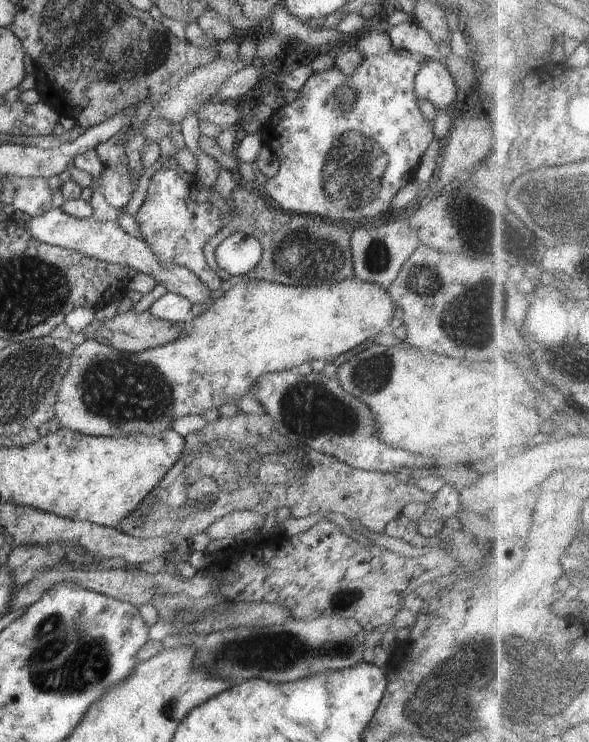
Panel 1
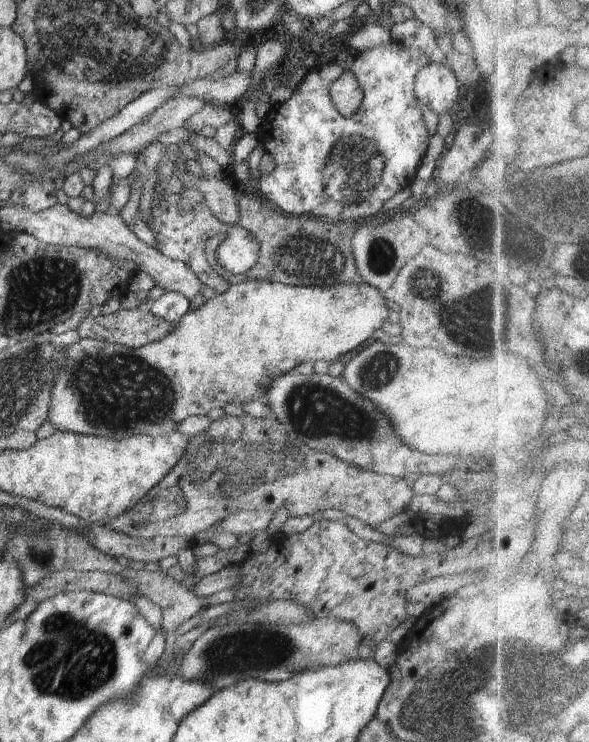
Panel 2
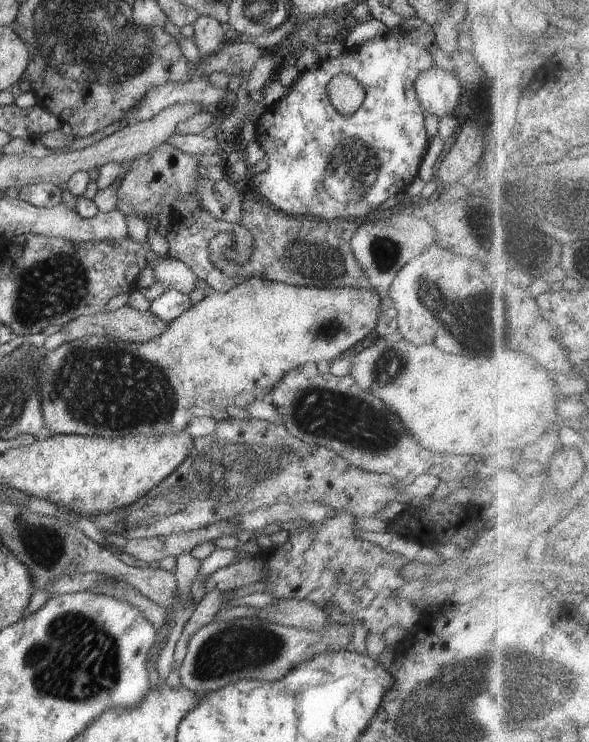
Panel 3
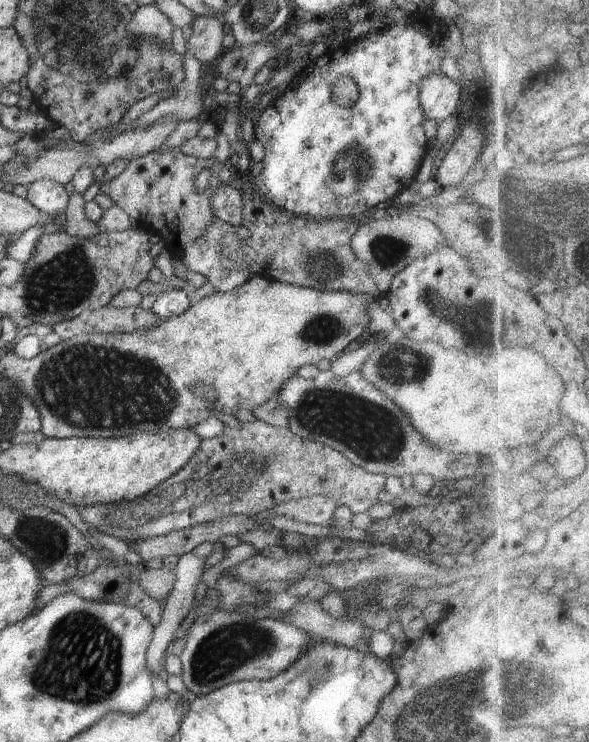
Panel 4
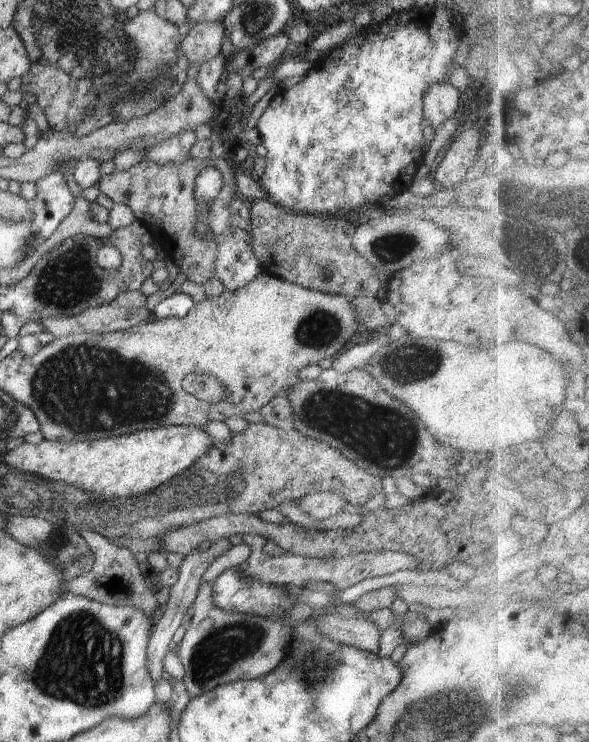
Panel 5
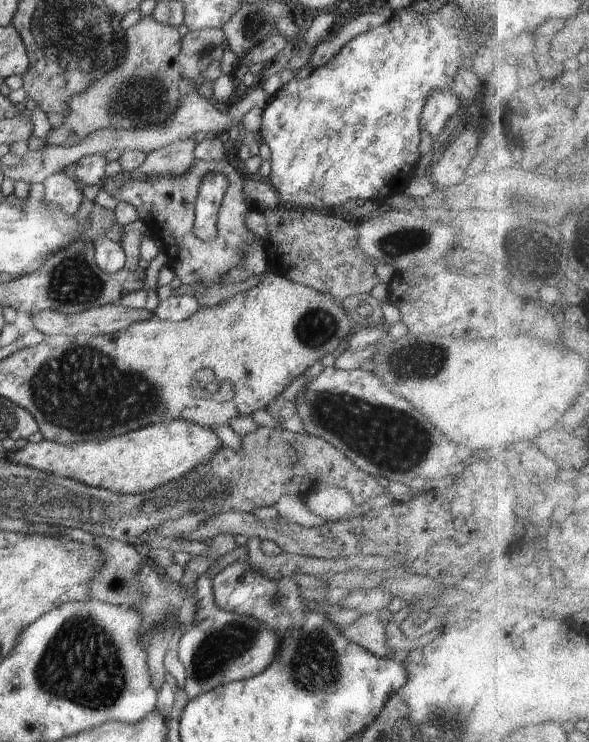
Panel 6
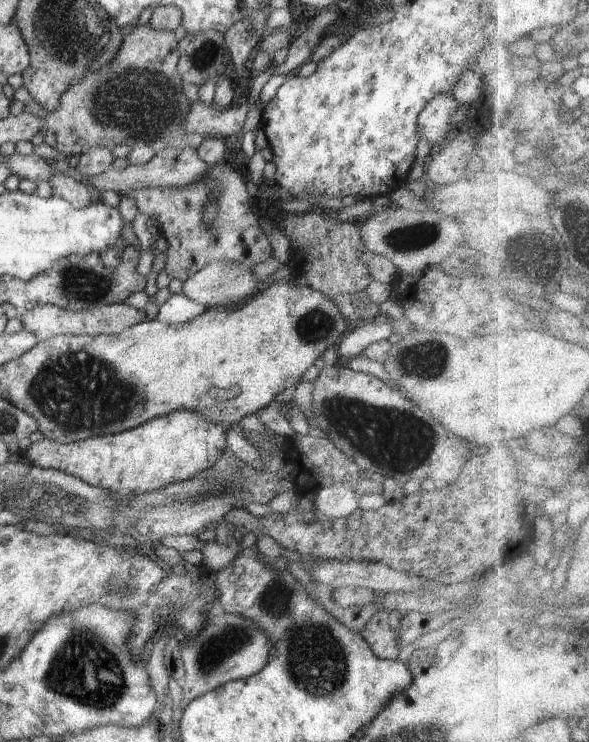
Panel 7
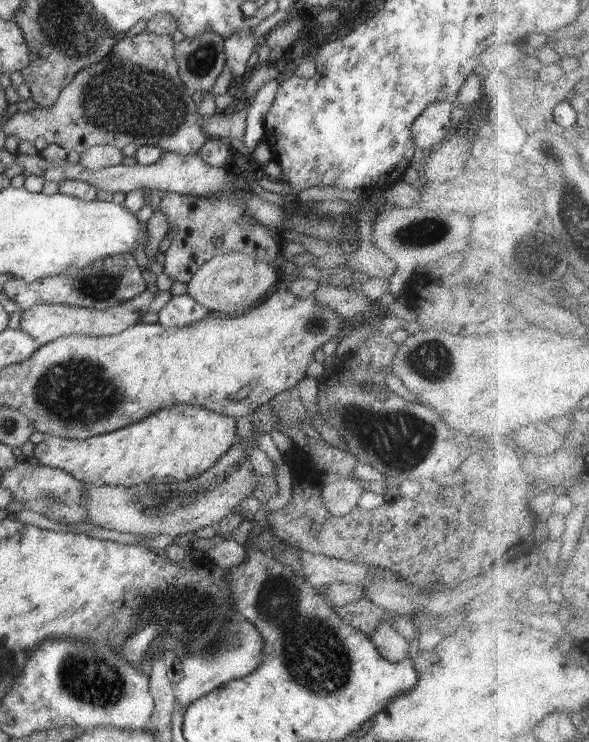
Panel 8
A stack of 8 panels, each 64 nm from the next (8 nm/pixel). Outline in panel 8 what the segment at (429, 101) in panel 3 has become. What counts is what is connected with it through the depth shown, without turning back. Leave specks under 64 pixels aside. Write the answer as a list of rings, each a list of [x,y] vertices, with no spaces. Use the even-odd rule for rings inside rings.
[[[434,102],[414,120],[412,134],[417,148],[424,150],[426,155],[452,133],[450,114],[457,105],[455,102]]]

